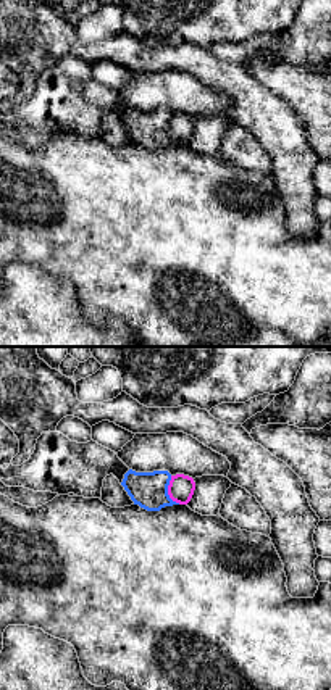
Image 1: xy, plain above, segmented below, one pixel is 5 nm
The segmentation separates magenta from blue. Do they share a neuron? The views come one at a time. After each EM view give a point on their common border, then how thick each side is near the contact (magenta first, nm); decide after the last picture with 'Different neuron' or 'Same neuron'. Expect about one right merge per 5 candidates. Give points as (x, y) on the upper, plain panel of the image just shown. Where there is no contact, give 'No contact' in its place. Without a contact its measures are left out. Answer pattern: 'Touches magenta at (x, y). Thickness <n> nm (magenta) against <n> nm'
Touches magenta at (168, 131). Thickness 130 nm (magenta) against 180 nm

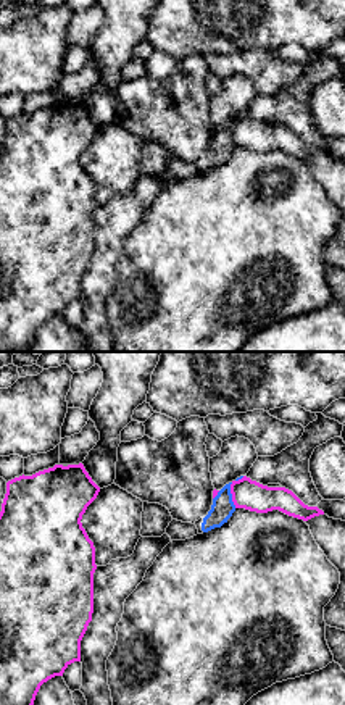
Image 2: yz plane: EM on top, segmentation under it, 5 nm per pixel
Touches magenta at (232, 134). Thickness 150 nm (magenta) against 120 nm

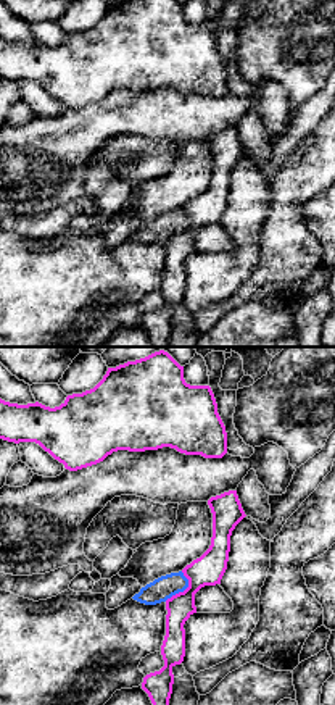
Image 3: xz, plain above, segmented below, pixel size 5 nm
Touches magenta at (184, 229). Thickness 160 nm (magenta) against 120 nm

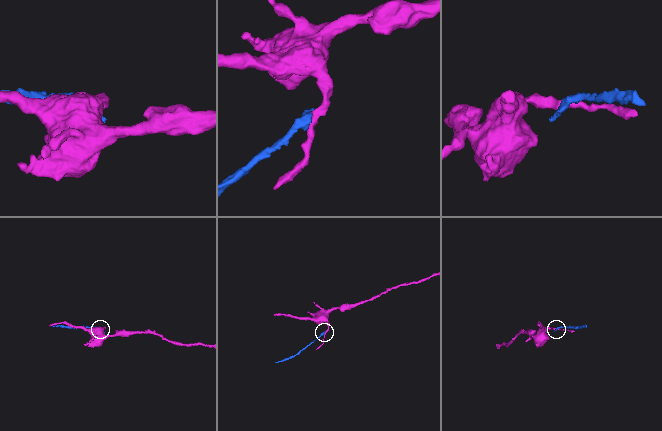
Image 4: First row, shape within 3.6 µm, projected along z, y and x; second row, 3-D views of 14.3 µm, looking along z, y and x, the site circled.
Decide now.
Different neuron

